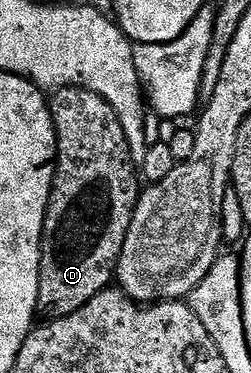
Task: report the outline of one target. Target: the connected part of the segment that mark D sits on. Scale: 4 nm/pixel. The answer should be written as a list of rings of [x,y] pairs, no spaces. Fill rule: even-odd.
[[[67,86],[50,95],[49,105],[51,118],[55,121],[57,153],[53,163],[55,184],[51,187],[51,199],[43,225],[38,309],[38,313],[47,320],[64,318],[77,312],[77,308],[89,304],[93,296],[112,285],[121,248],[125,244],[125,236],[129,232],[129,224],[141,193],[141,178],[131,156],[125,128],[121,128],[117,112],[113,112],[104,98],[80,86]]]

